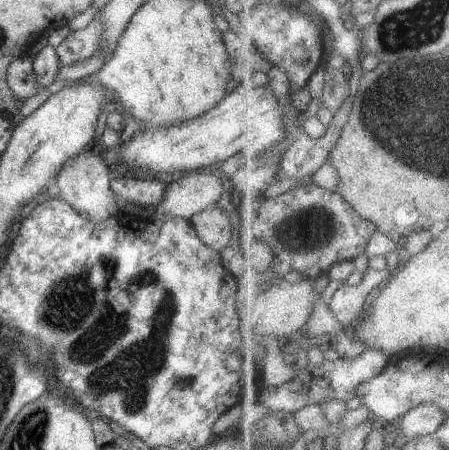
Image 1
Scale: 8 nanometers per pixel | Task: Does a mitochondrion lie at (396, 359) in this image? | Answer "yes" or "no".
no

